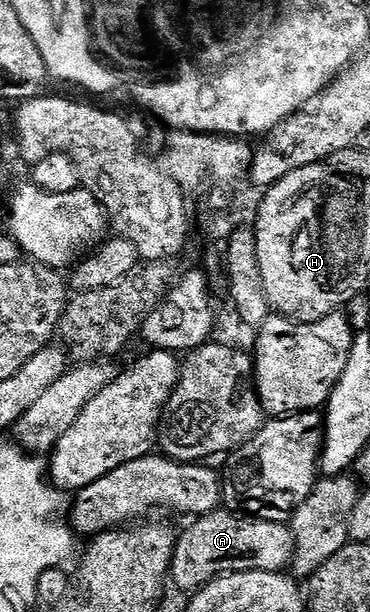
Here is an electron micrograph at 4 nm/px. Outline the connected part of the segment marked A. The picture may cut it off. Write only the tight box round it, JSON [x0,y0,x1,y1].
[170,510,293,594]

